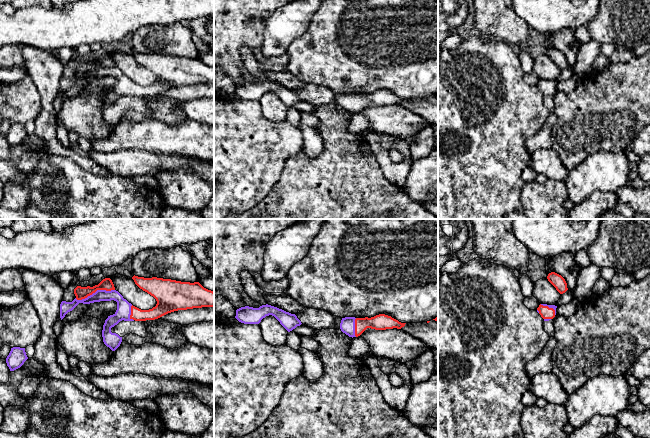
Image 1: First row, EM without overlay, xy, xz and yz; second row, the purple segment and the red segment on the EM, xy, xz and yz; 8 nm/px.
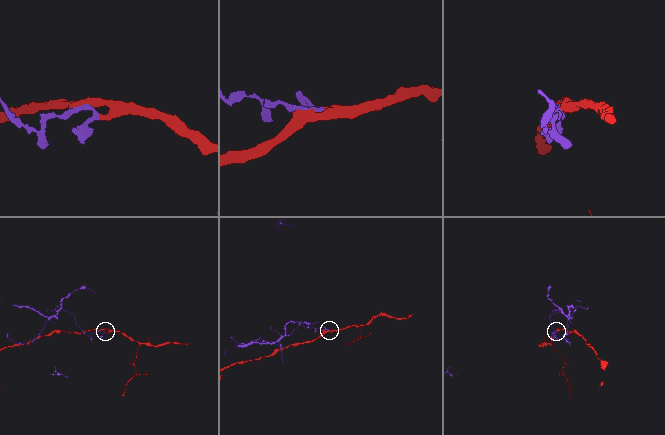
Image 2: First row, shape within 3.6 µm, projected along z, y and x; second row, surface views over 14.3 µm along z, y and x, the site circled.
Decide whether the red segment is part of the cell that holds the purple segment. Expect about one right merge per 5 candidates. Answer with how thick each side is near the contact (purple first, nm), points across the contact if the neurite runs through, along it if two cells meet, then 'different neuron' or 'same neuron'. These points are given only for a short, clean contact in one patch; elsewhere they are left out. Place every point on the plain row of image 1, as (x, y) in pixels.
100/100 nm | different neuron

